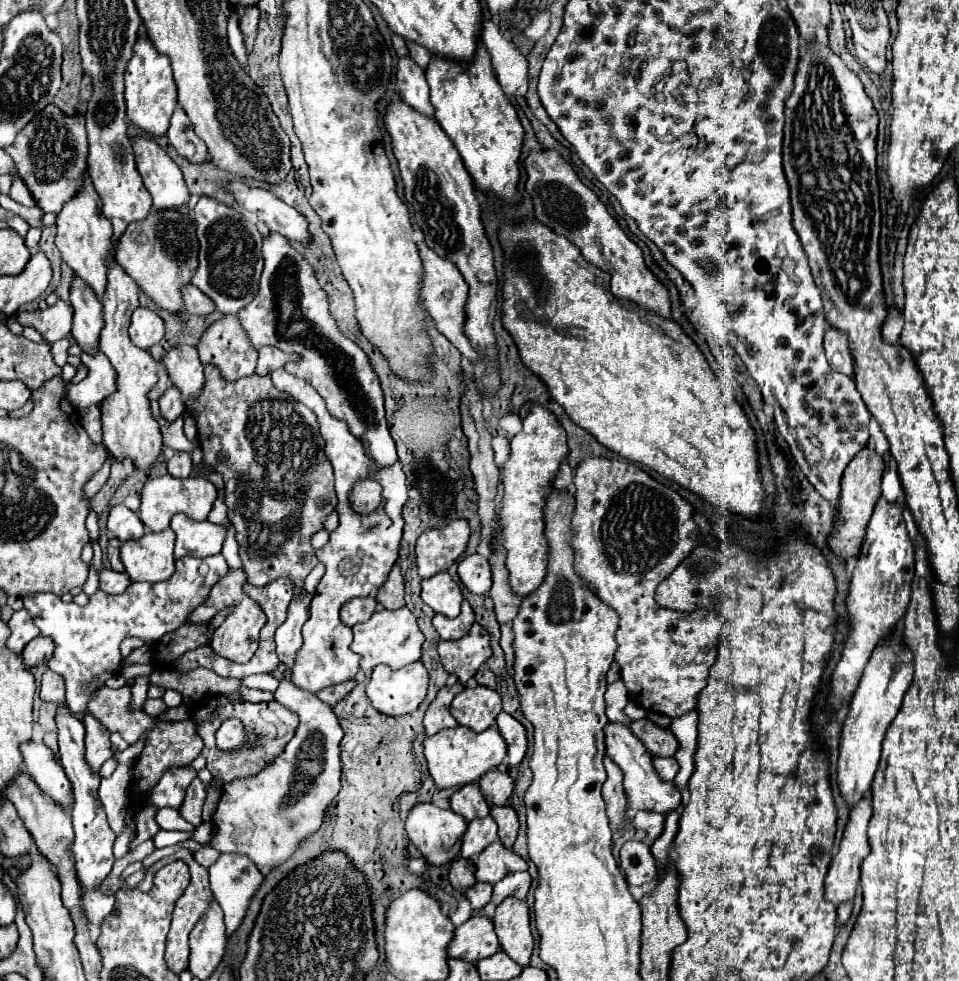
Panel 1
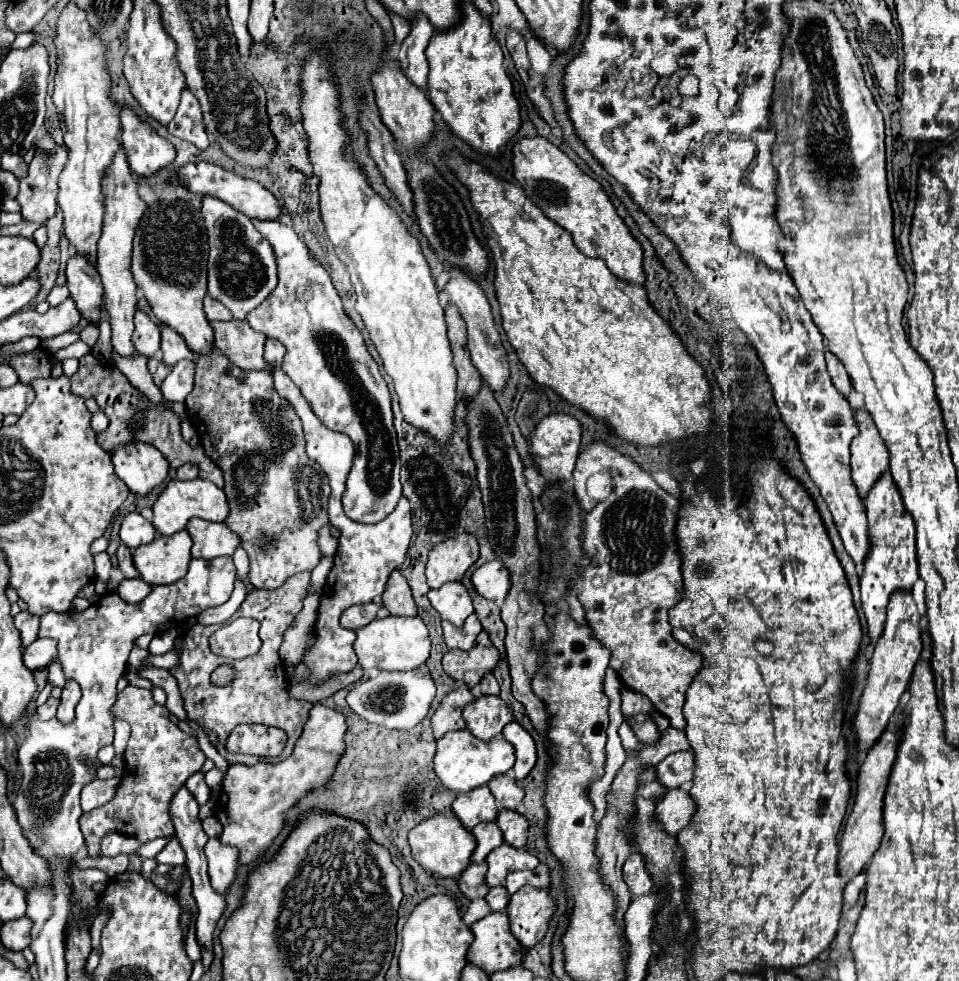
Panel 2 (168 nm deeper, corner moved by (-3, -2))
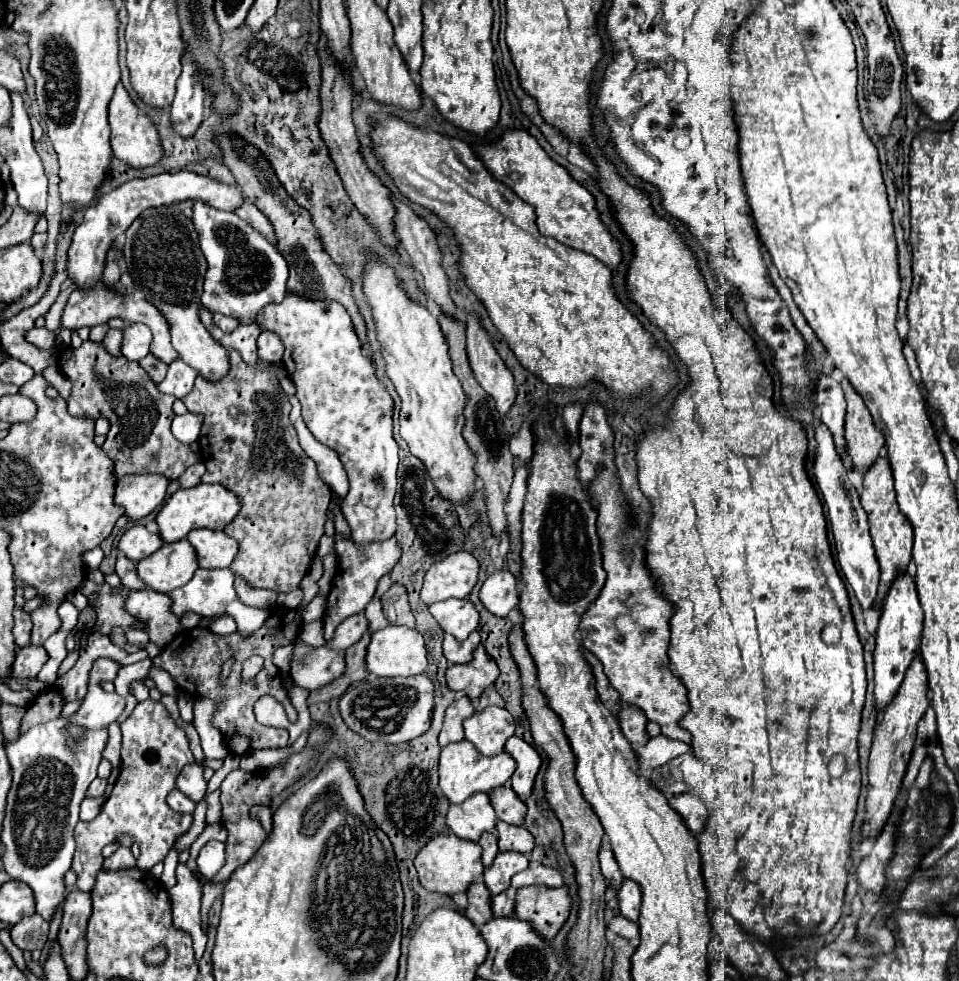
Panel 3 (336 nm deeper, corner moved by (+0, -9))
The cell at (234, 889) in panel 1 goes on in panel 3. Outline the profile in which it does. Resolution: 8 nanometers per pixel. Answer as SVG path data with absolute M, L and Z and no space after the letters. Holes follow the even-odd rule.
M210 841L210 843L206 843L206 847L202 847L202 851L198 855L198 871L202 871L206 881L212 881L214 875L224 865L224 861L226 861L224 843Z

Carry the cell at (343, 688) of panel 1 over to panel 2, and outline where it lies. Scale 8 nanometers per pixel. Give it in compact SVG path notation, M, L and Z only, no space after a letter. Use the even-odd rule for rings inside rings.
M357 664L357 668L353 668L353 672L343 672L343 674L331 676L329 680L323 680L321 684L291 684L289 694L297 700L307 700L307 702L315 704L315 702L329 698L337 690L355 684L361 676L363 676L363 668Z

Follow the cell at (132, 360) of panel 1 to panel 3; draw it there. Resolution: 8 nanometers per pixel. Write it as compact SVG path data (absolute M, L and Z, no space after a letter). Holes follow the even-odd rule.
M158 473L124 475L116 483L114 501L124 507L124 515L130 519L142 519L152 513L166 497L168 479Z

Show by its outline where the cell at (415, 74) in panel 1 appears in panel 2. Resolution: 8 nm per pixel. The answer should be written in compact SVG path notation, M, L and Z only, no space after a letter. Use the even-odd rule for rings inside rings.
M417 14L413 20L409 20L411 32L401 44L399 50L399 64L407 78L411 78L419 88L427 88L427 58L425 48L435 32L435 28L429 24L429 20L423 14Z

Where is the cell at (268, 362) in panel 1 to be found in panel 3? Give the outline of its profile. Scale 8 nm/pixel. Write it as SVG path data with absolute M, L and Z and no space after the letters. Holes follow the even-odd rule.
M270 331L260 333L260 337L258 337L258 355L260 355L262 361L280 363L282 361L282 353L284 353L282 341L274 333L270 333Z

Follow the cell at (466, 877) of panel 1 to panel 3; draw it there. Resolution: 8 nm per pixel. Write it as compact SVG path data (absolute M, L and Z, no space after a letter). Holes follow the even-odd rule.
M476 881L468 887L468 909L466 909L466 917L472 919L472 923L476 927L484 925L492 915L490 915L490 891L486 889L486 885L482 881Z

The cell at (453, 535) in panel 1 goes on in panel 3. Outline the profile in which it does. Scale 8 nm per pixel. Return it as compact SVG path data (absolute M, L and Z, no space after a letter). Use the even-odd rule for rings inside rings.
M458 551L434 563L424 575L422 601L436 603L450 597L468 597L478 581L478 561L468 551Z

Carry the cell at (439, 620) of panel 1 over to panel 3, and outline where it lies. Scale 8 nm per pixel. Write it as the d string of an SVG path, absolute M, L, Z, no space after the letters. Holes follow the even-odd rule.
M474 631L468 635L466 641L456 641L452 635L444 635L444 657L448 659L450 665L454 663L468 663L472 659L472 651L474 647L480 643L480 635Z

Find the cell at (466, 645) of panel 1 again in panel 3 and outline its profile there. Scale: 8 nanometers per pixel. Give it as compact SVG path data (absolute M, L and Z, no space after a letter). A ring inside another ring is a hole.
M478 645L472 653L472 661L466 665L450 665L446 669L446 681L452 691L464 691L470 699L480 697L480 693L498 679L498 667L486 649Z

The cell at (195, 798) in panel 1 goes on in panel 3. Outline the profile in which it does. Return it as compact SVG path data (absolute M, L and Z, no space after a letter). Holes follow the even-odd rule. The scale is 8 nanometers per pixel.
M192 763L190 767L184 767L184 771L178 775L176 787L194 803L200 803L206 795L206 779L202 777L202 765Z

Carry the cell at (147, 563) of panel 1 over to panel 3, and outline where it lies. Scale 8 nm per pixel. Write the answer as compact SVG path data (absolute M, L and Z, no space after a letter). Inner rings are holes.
M188 539L162 545L150 557L138 561L140 579L158 593L184 587L198 569L196 551Z

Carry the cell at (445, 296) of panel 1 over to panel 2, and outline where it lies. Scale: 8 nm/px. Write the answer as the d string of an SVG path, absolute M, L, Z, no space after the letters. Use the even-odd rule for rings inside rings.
M451 270L451 278L445 286L445 290L441 292L443 298L449 302L449 304L455 304L463 316L463 320L467 322L467 348L471 352L471 360L473 360L473 366L479 370L479 374L483 376L483 380L487 380L487 384L495 390L495 392L501 392L509 380L509 362L507 362L507 352L501 344L501 338L499 338L499 332L493 324L493 314L491 314L491 306L483 294L483 290L469 278L465 276L463 272L459 270Z

